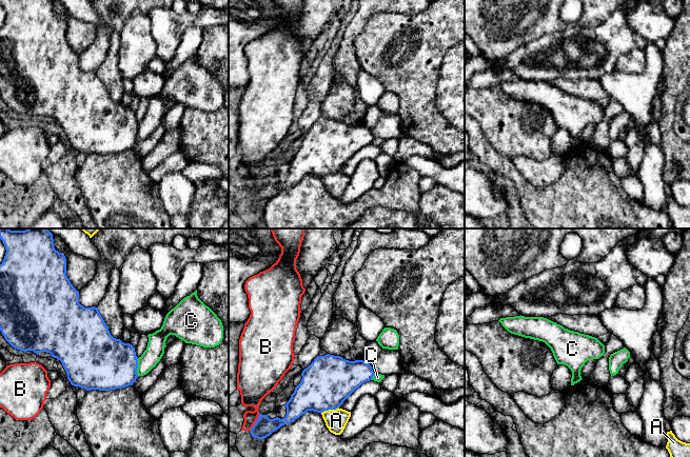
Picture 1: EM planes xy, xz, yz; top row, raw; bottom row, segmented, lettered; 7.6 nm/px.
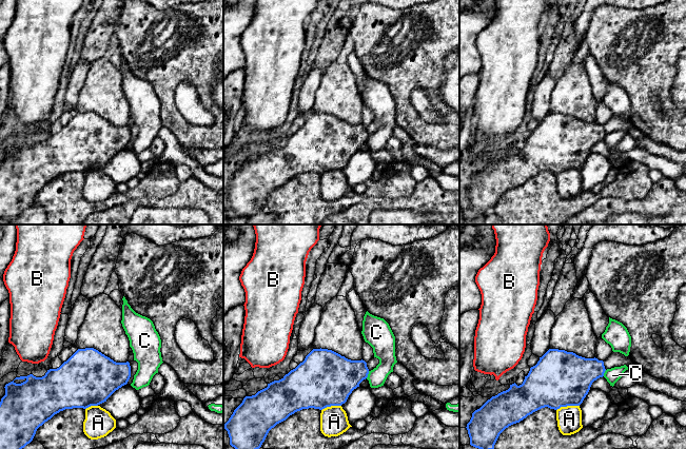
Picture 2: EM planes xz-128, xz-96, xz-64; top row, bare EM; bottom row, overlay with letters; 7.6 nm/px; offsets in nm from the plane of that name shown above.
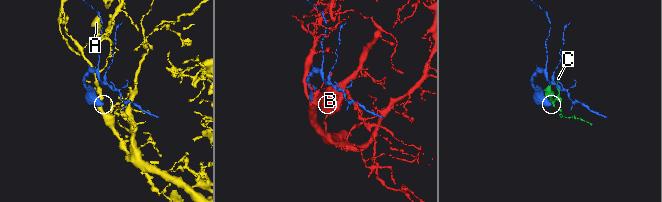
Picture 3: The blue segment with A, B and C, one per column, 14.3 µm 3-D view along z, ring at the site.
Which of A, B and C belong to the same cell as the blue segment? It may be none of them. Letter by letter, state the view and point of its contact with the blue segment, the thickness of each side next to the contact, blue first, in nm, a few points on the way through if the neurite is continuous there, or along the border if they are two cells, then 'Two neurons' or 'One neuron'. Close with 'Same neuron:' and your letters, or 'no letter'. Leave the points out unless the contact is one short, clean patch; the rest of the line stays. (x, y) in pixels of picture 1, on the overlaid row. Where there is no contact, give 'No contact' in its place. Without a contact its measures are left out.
A: Touches blue at xz (329, 409). Thickness 380 nm (blue) against 160 nm. Boundary: xz (338, 406), (320, 413). Two neurons
B: Touches blue at xz (256, 421). Thickness 150 nm (blue) against 220 nm. Two neurons
C: Touches blue at xy (137, 366). Thickness 400 nm (blue) against 140 nm. Boundary: xy (138, 358), (137, 375). Two neurons
Same neuron: no letter

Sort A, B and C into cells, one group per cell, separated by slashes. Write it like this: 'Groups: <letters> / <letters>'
Groups: A / B / C

